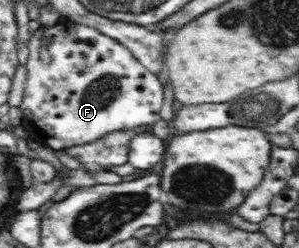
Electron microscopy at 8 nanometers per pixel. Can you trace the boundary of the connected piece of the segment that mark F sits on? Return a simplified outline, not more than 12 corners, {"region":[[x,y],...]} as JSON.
{"region":[[73,20],[31,33],[20,109],[53,150],[161,119],[163,85]]}

